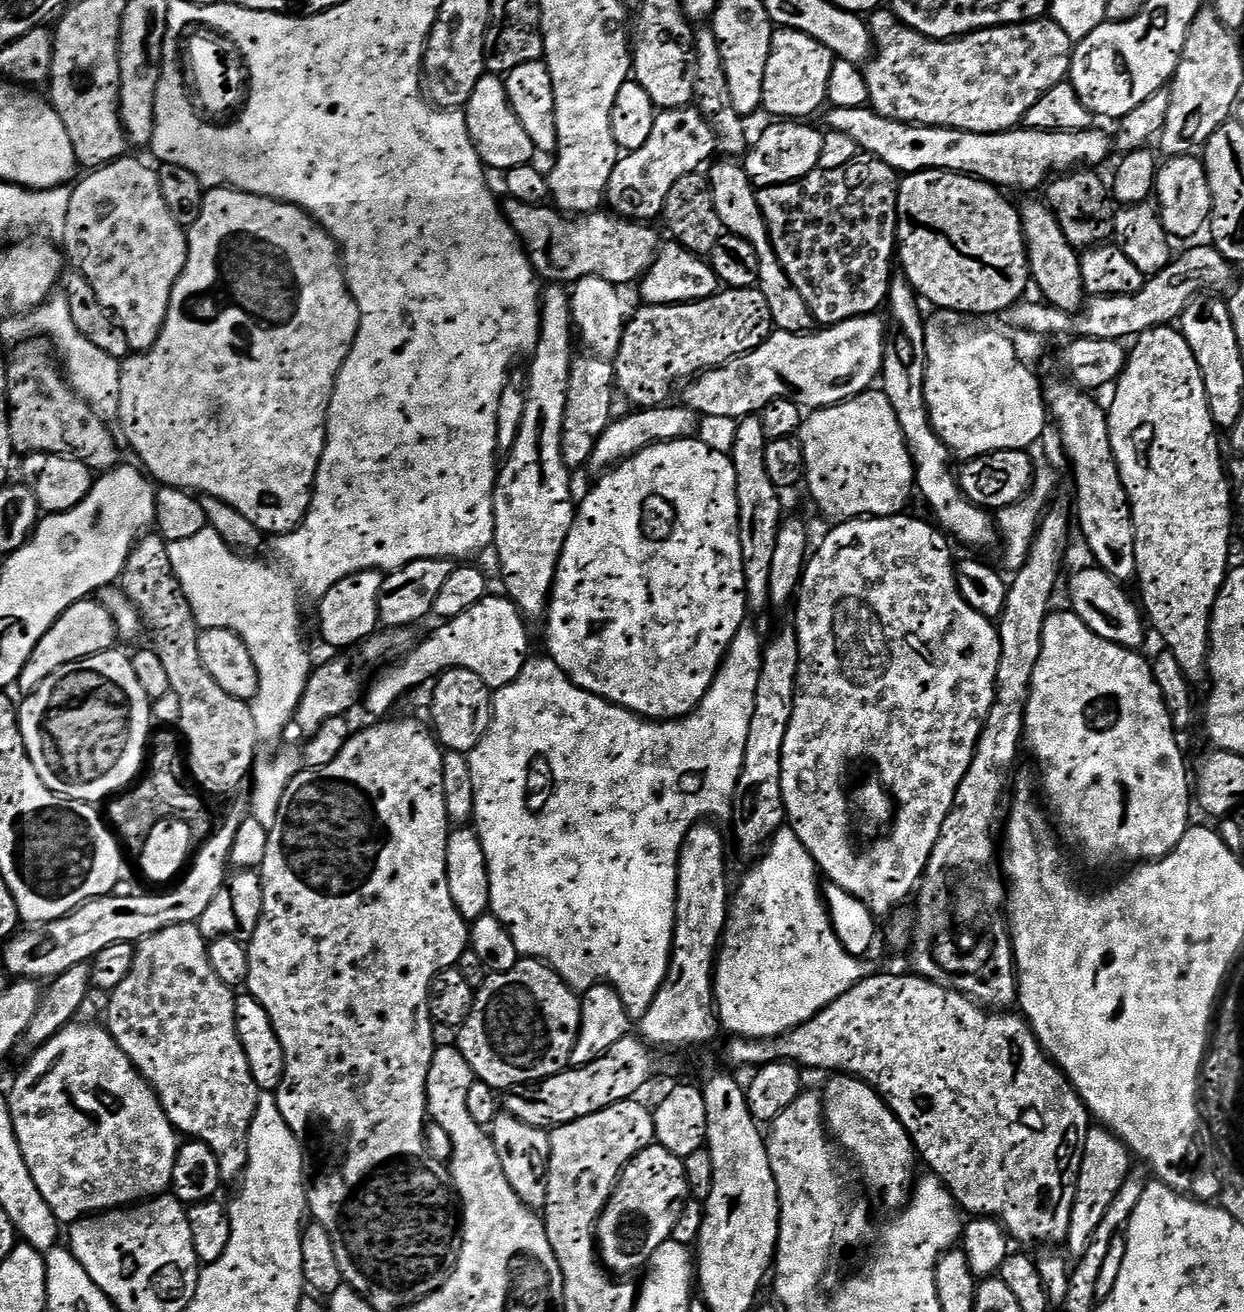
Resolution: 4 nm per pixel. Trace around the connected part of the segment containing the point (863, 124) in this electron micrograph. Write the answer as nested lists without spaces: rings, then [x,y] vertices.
[[[871,106],[829,107],[827,112],[827,127],[831,131],[850,134],[861,153],[877,156],[893,173],[958,172],[995,184],[1001,190],[1043,189],[1049,179],[1048,172],[1064,174],[1081,166],[1100,166],[1096,164],[1114,152],[1113,137],[1099,132],[1096,126],[1083,128],[1080,132],[1043,132],[1020,126],[1006,132],[974,134],[953,128],[931,128],[925,124],[903,124],[879,116]]]

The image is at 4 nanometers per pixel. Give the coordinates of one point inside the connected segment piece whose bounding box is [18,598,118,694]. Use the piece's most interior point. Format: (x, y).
(86, 629)

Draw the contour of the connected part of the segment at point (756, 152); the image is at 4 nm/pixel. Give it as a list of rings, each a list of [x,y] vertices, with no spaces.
[[[772,122],[772,125],[751,141],[743,157],[744,173],[750,178],[753,188],[773,188],[779,184],[793,184],[806,178],[820,167],[824,132],[811,128],[808,122]]]

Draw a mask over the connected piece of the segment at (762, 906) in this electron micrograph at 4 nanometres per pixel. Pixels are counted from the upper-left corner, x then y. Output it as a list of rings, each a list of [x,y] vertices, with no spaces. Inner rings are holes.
[[[790,827],[781,828],[772,837],[772,841],[766,845],[766,851],[760,858],[761,860],[753,866],[752,873],[741,882],[740,889],[737,892],[735,889],[734,899],[730,904],[728,926],[724,930],[722,947],[719,949],[714,969],[714,1008],[718,1013],[718,1020],[723,1031],[725,1028],[726,1031],[732,1032],[728,1034],[733,1037],[757,1042],[775,1040],[777,1036],[784,1036],[788,1032],[794,1031],[798,1026],[810,1022],[810,1018],[814,1018],[826,1006],[830,1006],[838,998],[842,998],[842,994],[849,992],[859,980],[863,980],[870,972],[870,968],[864,965],[865,961],[861,957],[851,956],[842,946],[842,942],[832,925],[832,918],[828,915],[828,906],[822,891],[822,883],[820,884],[820,880],[822,881],[821,873],[817,869],[810,850],[806,850],[806,846],[802,846],[802,842],[798,842],[798,834],[794,834],[794,830]]]

